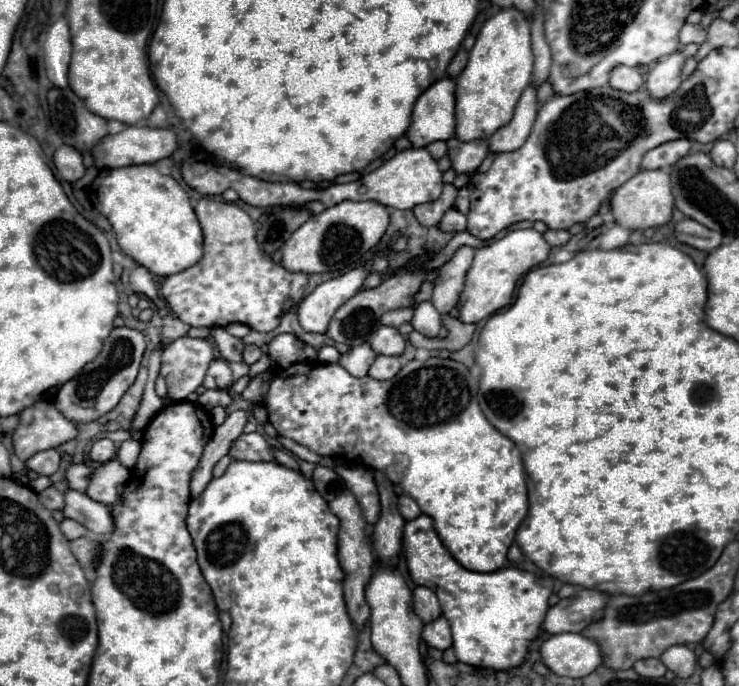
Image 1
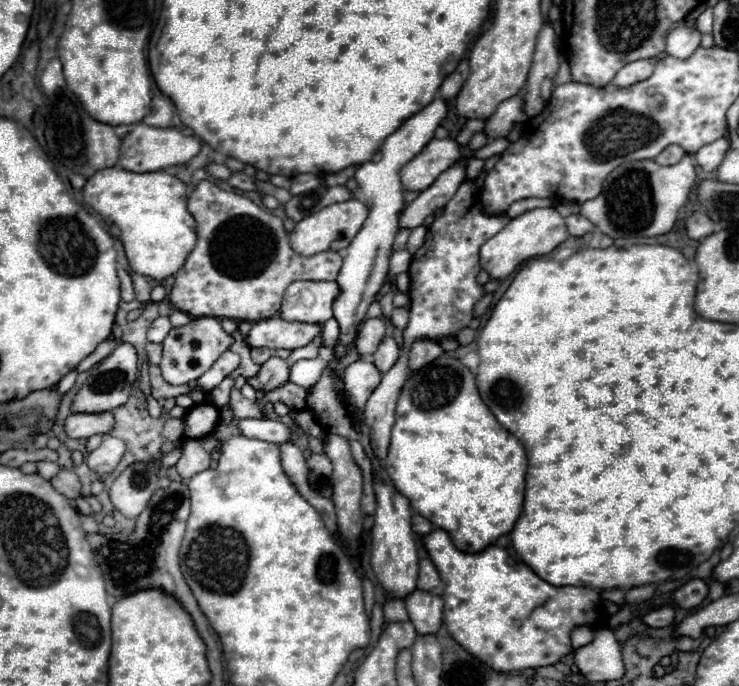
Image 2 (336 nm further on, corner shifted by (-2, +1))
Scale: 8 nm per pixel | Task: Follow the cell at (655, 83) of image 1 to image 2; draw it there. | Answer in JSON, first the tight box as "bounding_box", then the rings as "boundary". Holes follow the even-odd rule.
{"bounding_box":[666,24,700,60],"boundary":[[[682,24],[666,36],[666,52],[680,60],[688,60],[688,56],[692,56],[692,52],[698,46],[700,46],[700,32],[696,30],[696,26]]]}

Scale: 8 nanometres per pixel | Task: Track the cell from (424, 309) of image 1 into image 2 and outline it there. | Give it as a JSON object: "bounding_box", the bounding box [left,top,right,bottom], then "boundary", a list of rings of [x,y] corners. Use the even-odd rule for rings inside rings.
{"bounding_box":[408,338,442,370],"boundary":[[[418,338],[414,340],[414,344],[410,346],[410,360],[408,366],[410,370],[420,370],[422,366],[430,364],[432,360],[436,360],[442,354],[442,348],[436,340],[430,338]]]}

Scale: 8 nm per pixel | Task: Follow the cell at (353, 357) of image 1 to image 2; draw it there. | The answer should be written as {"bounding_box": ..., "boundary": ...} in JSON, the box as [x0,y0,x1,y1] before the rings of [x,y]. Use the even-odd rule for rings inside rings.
{"bounding_box":[354,318,386,358],"boundary":[[[368,318],[362,322],[362,326],[358,330],[358,336],[354,340],[354,348],[358,350],[358,354],[362,358],[370,358],[376,352],[384,334],[386,334],[386,324],[380,318]]]}

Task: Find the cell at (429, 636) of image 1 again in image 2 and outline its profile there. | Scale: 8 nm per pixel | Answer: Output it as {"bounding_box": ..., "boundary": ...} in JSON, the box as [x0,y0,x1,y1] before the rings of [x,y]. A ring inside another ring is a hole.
{"bounding_box":[404,590,444,636],"boundary":[[[416,590],[404,600],[404,604],[406,604],[406,610],[408,610],[410,622],[414,624],[416,632],[420,636],[436,634],[440,630],[442,610],[444,610],[444,600],[440,596]]]}

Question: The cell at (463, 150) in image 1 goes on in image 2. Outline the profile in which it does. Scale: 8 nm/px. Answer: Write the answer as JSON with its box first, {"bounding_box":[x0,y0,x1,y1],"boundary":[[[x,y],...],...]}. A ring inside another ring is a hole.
{"bounding_box":[484,96,526,138],"boundary":[[[512,96],[512,98],[504,100],[496,108],[496,112],[486,120],[484,134],[488,138],[504,138],[512,130],[514,122],[524,122],[524,120],[526,120],[526,114],[522,112],[522,98]]]}

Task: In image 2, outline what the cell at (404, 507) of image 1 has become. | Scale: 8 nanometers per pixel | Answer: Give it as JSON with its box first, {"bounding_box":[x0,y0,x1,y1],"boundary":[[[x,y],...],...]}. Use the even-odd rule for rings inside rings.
{"bounding_box":[412,514,432,536],"boundary":[[[414,514],[414,516],[412,516],[412,530],[414,530],[416,534],[424,536],[424,534],[432,532],[432,524],[430,524],[430,520],[426,520],[424,516],[420,516],[420,514]]]}

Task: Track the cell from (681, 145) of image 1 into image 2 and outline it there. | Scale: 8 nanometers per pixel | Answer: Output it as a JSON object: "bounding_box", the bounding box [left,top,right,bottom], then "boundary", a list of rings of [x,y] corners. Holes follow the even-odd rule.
{"bounding_box":[654,144,686,166],"boundary":[[[672,144],[672,146],[668,146],[664,152],[660,152],[654,160],[656,160],[656,164],[668,166],[668,164],[678,164],[684,156],[686,156],[684,148],[680,148],[678,144]]]}

